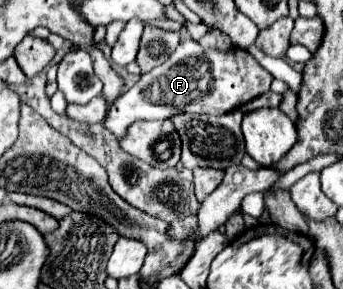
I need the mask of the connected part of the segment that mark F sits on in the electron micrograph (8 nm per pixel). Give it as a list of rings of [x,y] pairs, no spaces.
[[[181,41],[177,51],[161,67],[141,75],[141,79],[115,101],[103,125],[121,141],[127,127],[135,121],[163,121],[177,113],[223,115],[241,109],[245,103],[253,101],[253,97],[269,91],[271,81],[273,77],[245,49],[233,47],[229,51],[217,51],[203,49],[197,41]]]

